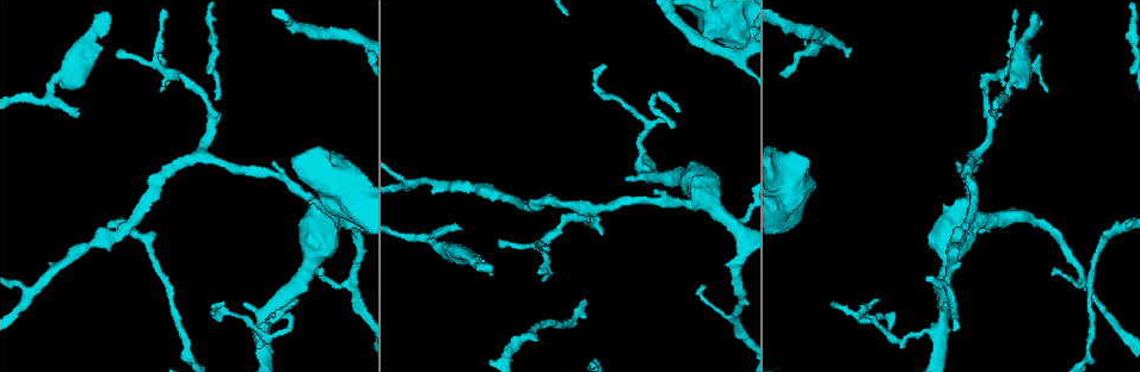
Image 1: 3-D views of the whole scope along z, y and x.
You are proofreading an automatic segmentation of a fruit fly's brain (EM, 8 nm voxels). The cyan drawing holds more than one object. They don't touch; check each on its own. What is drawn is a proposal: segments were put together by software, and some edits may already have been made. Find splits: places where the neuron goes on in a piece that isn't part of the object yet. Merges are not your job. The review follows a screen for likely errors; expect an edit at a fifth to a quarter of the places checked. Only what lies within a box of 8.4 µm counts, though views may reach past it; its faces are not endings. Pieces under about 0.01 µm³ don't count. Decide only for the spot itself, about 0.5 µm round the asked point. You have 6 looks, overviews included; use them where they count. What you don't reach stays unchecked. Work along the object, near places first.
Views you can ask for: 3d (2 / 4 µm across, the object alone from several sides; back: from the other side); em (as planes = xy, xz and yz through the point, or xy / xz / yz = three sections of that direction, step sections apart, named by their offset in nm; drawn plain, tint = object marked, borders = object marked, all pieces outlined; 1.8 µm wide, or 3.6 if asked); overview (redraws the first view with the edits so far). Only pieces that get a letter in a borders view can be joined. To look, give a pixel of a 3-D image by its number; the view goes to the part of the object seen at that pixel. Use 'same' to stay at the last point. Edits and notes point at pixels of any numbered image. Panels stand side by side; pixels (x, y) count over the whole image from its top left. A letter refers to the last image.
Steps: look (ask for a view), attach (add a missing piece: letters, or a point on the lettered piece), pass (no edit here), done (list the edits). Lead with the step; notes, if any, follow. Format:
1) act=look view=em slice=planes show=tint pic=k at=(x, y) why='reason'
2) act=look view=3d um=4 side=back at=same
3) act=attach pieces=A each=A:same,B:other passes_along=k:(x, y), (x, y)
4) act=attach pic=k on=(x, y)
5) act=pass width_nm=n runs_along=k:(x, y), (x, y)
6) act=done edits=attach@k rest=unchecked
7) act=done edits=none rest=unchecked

act=look view=em slice=planes show=borders pic=1 at=(219, 303) why='an open end'

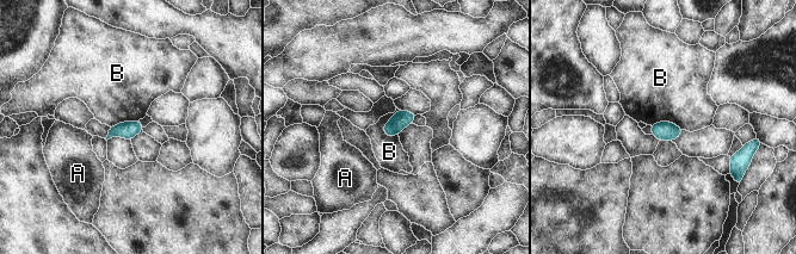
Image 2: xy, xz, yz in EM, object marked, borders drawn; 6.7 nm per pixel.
act=pass longest_contact=B:220nm each=A:other,B:other border=2:(400, 110), (383, 125), (387, 137) found='no lettered piece goes on from it'

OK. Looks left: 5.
act=look view=3d um=2 side=back pic=1 at=(679, 110) why='tapers out'

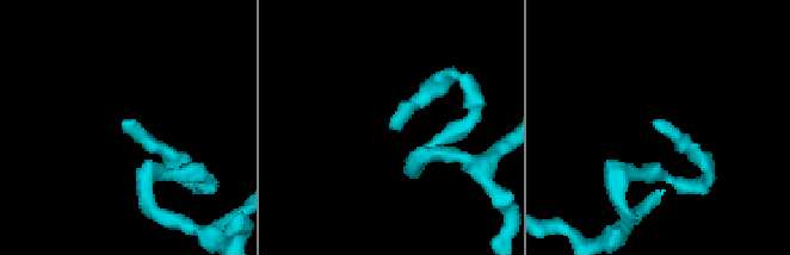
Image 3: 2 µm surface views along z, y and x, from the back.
act=look view=em slice=xy step=8 show=tint pic=3 at=(392, 128) why='shape alone is not enough'

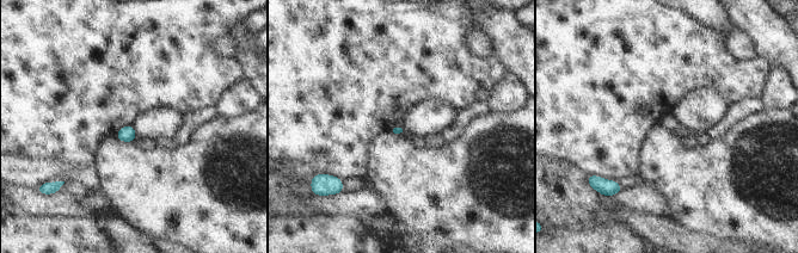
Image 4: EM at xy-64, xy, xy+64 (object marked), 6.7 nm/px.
act=look view=em slice=planes show=borders at=same

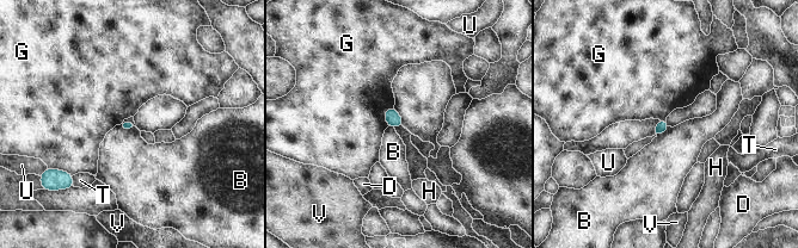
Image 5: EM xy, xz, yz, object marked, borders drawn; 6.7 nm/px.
act=pass each=B:other,D:other,G:other,H:other,T:other,U:other,V:other border=5:(120, 124), (123, 129), (135, 126) found='none of them fits'

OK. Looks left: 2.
act=look view=3d um=4 pic=1 at=(77, 115) why='an open end'

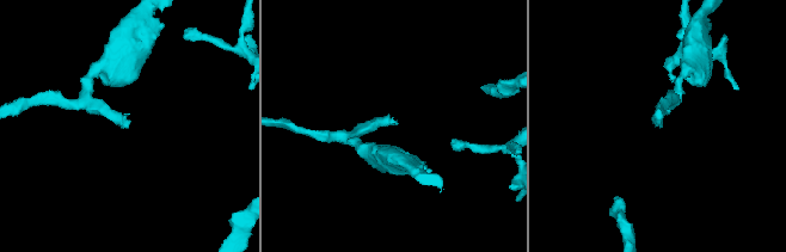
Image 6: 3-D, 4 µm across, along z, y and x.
act=look view=em slice=planes show=borders pic=6 at=(660, 123)

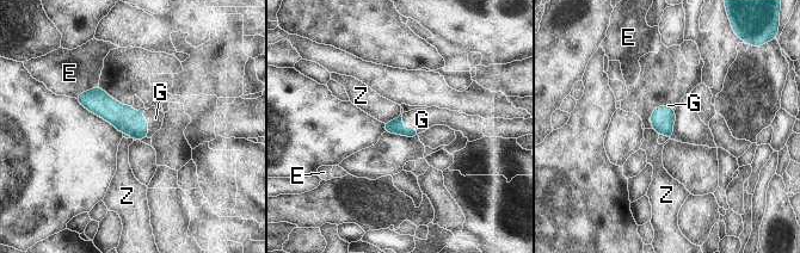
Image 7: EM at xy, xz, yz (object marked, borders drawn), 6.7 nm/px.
act=attach pieces=G each=E:other,G:same,Z:other found='the neuron continues'

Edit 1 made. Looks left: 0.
act=done edits=attach@7 rest=unchecked

